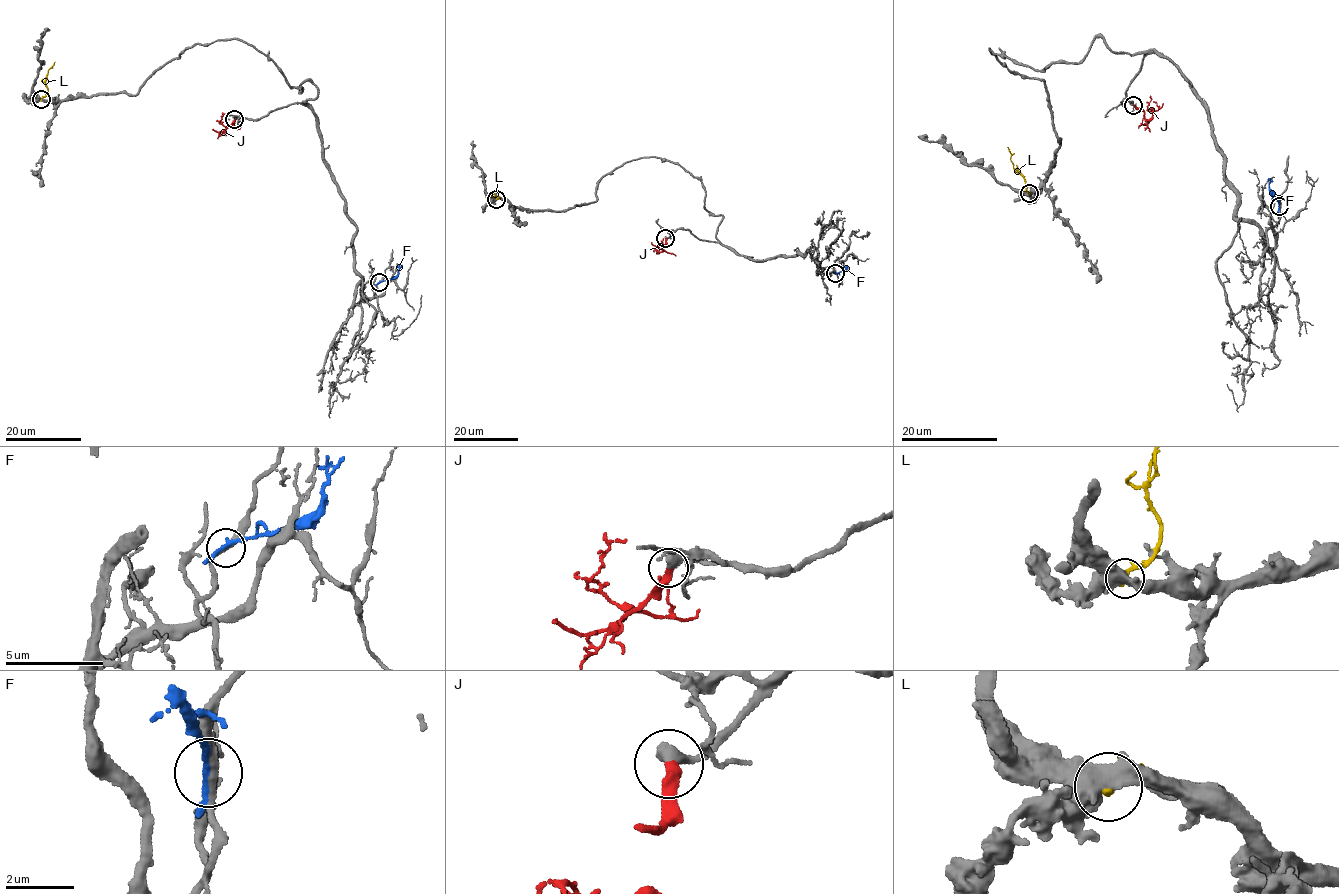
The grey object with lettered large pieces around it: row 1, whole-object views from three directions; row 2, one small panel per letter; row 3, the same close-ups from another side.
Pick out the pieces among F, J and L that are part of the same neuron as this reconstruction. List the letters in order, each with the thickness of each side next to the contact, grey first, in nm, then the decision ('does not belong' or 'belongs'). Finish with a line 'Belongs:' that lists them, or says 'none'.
F: 260/170 nm | does not belong
J: 460/300 nm | belongs
L: 480/260 nm | does not belong
Belongs: J

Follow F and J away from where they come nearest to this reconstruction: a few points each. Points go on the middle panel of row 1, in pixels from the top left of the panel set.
F: (835, 273), (847, 267), (844, 270)
J: (666, 238), (662, 251), (655, 250), (660, 252)

